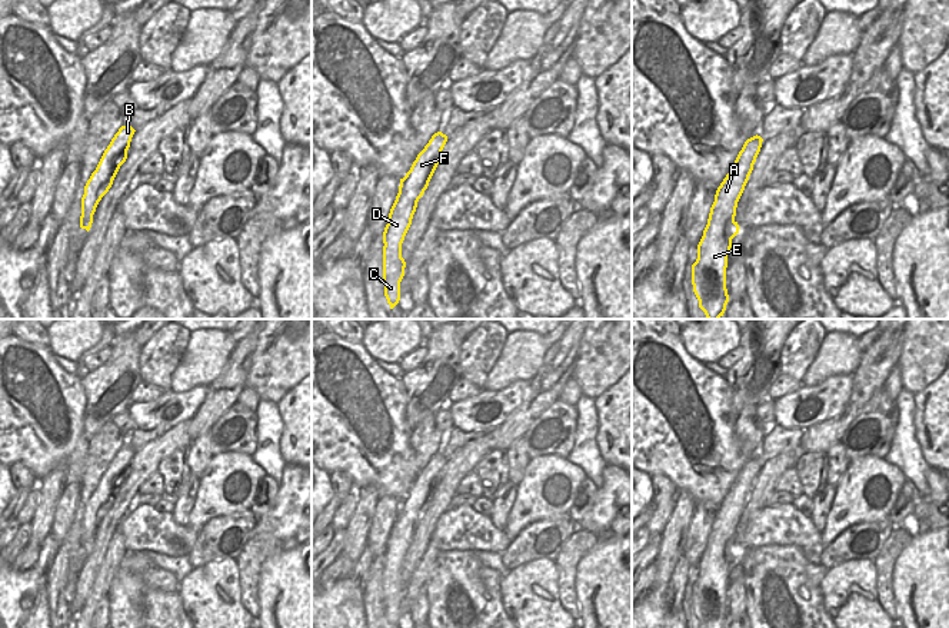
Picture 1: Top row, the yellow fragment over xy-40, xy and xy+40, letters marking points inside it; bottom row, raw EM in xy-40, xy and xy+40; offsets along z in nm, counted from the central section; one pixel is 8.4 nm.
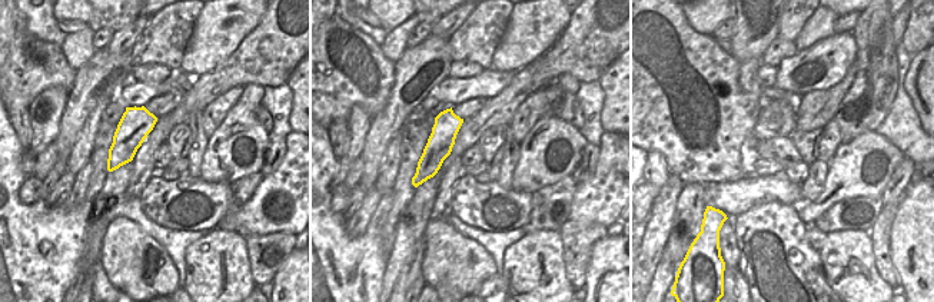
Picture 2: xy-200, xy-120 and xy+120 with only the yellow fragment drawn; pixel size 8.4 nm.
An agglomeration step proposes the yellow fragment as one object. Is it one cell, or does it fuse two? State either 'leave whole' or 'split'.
leave whole

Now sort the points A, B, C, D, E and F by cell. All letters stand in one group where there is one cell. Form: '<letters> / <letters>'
A B C D E F

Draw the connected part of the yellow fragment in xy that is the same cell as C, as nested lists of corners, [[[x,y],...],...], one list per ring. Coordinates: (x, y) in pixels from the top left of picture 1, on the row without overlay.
[[[442,452],[434,453],[417,475],[406,496],[400,499],[399,514],[383,552],[383,605],[390,628],[394,628],[400,621],[400,602],[406,588],[406,582],[402,578],[402,564],[412,545],[417,522],[440,484],[446,462],[446,455]]]

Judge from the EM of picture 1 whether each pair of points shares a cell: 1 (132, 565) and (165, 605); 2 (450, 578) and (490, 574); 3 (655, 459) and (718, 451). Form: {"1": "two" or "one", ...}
{"1": "one", "2": "two", "3": "one"}

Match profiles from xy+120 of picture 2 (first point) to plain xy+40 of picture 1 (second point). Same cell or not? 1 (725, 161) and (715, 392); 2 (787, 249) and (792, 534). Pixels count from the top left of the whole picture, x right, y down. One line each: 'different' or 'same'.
1: same
2: different

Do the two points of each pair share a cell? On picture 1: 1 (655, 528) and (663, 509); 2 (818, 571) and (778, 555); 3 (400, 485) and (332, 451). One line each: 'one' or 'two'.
1: one
2: two
3: one

